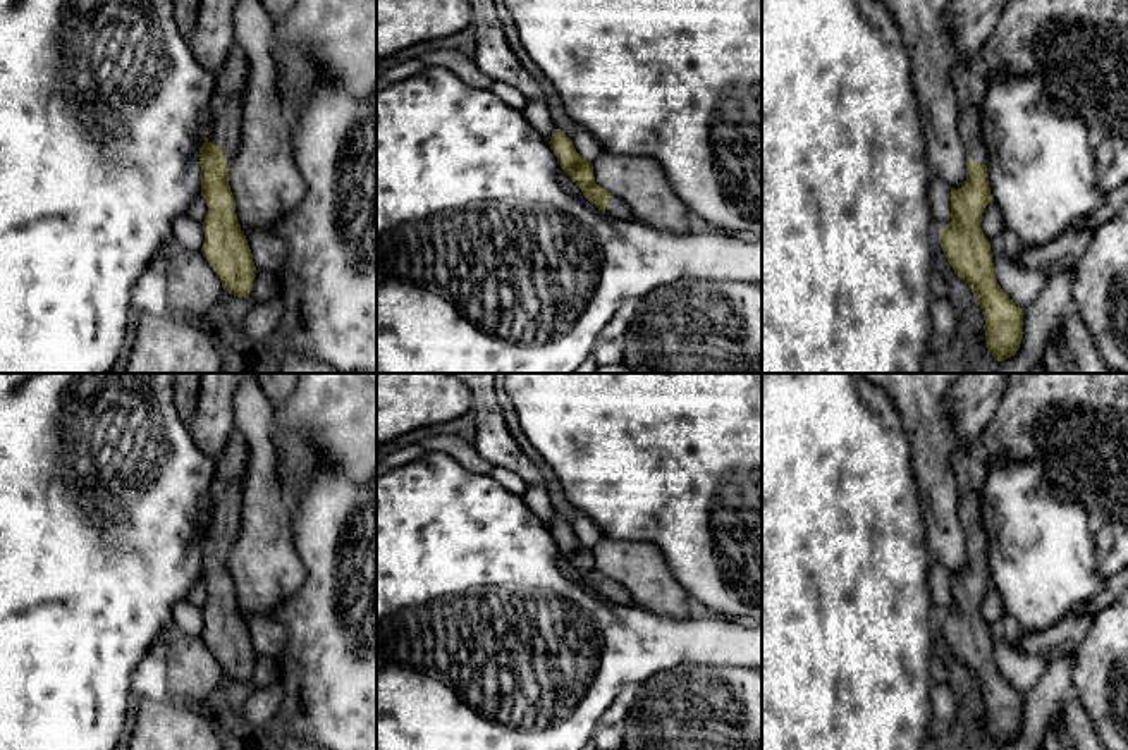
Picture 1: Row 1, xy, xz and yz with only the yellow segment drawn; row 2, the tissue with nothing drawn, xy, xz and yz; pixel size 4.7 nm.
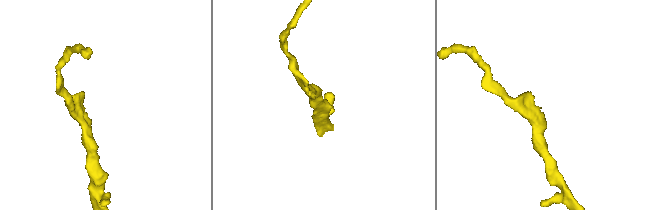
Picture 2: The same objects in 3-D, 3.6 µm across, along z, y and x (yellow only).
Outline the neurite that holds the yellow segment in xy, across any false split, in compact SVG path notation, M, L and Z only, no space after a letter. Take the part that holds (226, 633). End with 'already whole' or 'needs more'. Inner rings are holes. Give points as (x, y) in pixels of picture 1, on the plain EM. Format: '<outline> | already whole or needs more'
M234 430L224 452L215 458L215 476L210 487L212 504L199 533L201 581L208 600L201 607L205 626L201 638L222 667L222 673L249 683L256 652L244 618L241 616L236 585L229 571L229 549L239 532L241 487L248 463L248 447Z | needs more

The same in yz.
M980 447L956 451L951 458L959 519L966 533L966 568L958 575L951 573L951 607L939 616L939 630L954 659L972 674L985 705L985 729L1001 748L1020 735L1023 695L999 673L990 628L980 612L982 599L992 587L982 506L987 464L989 456Z | needs more

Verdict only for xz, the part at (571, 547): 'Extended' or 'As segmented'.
Extended

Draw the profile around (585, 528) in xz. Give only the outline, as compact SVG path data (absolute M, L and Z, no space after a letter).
M583 511L576 513L571 526L576 537L590 549L604 538L598 526Z

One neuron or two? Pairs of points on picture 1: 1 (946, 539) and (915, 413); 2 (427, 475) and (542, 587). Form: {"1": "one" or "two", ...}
{"1": "one", "2": "one"}

